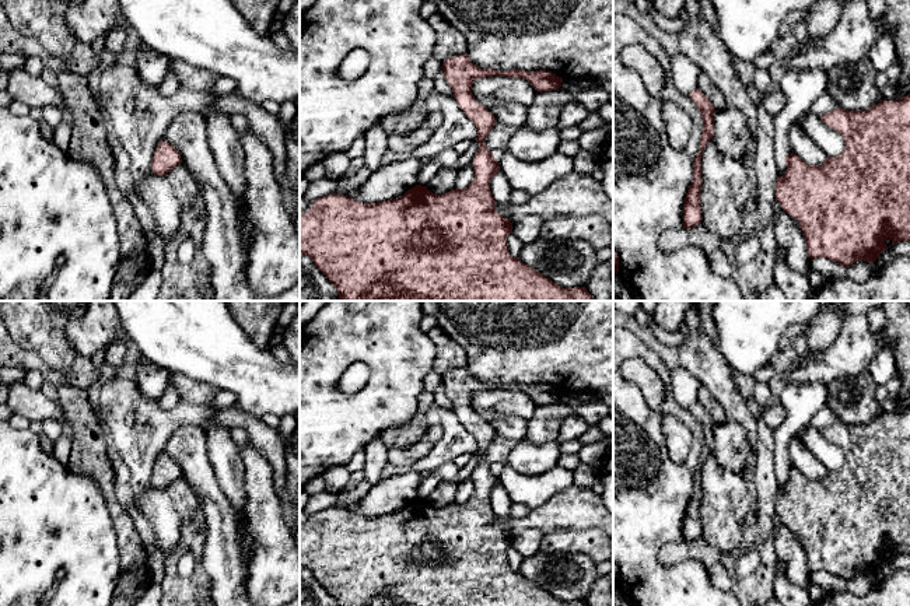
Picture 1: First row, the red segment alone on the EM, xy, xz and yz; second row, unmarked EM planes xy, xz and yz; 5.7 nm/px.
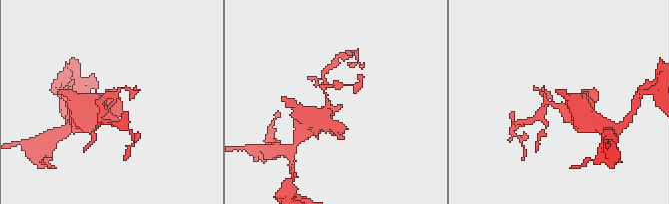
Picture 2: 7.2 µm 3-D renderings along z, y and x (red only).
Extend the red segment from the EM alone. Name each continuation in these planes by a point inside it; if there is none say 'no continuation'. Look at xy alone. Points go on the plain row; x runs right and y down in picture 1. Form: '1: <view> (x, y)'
no continuation

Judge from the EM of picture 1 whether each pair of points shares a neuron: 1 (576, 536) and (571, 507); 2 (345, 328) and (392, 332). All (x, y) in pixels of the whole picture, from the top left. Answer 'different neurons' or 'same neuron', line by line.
1: different neurons
2: same neuron

